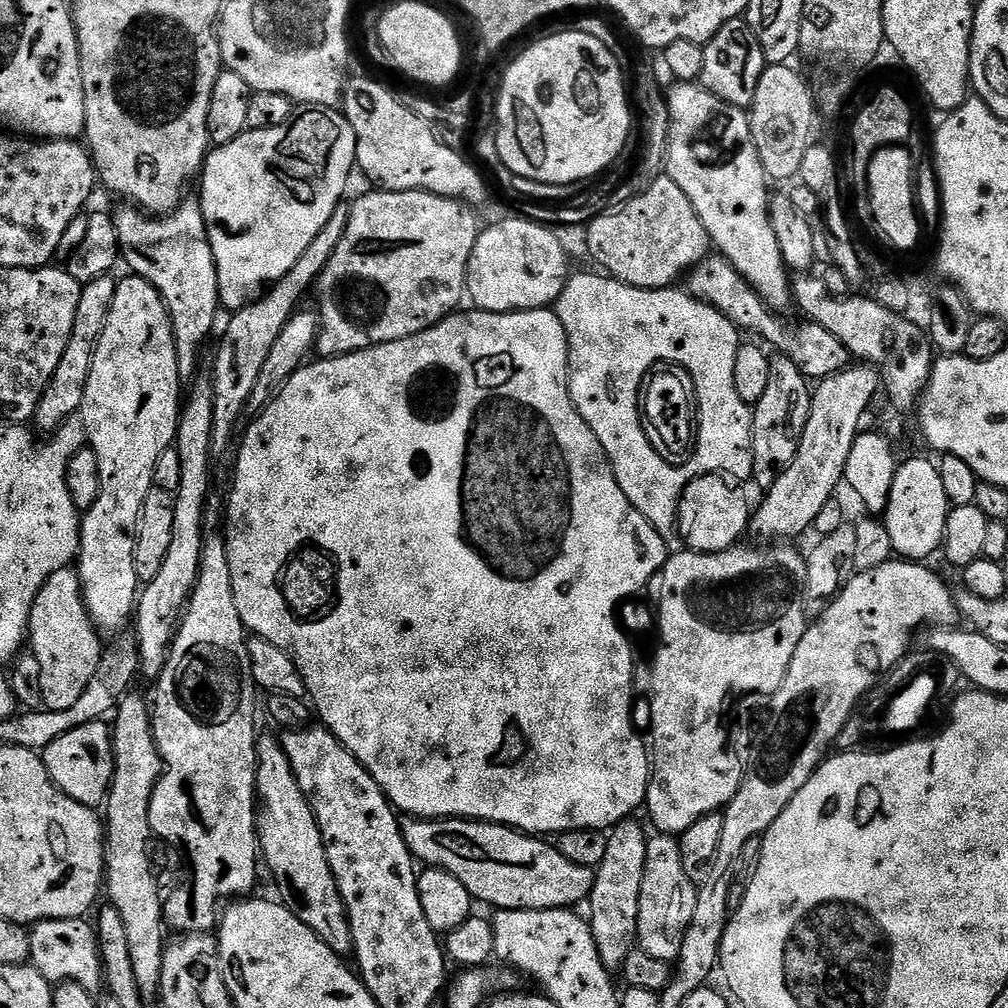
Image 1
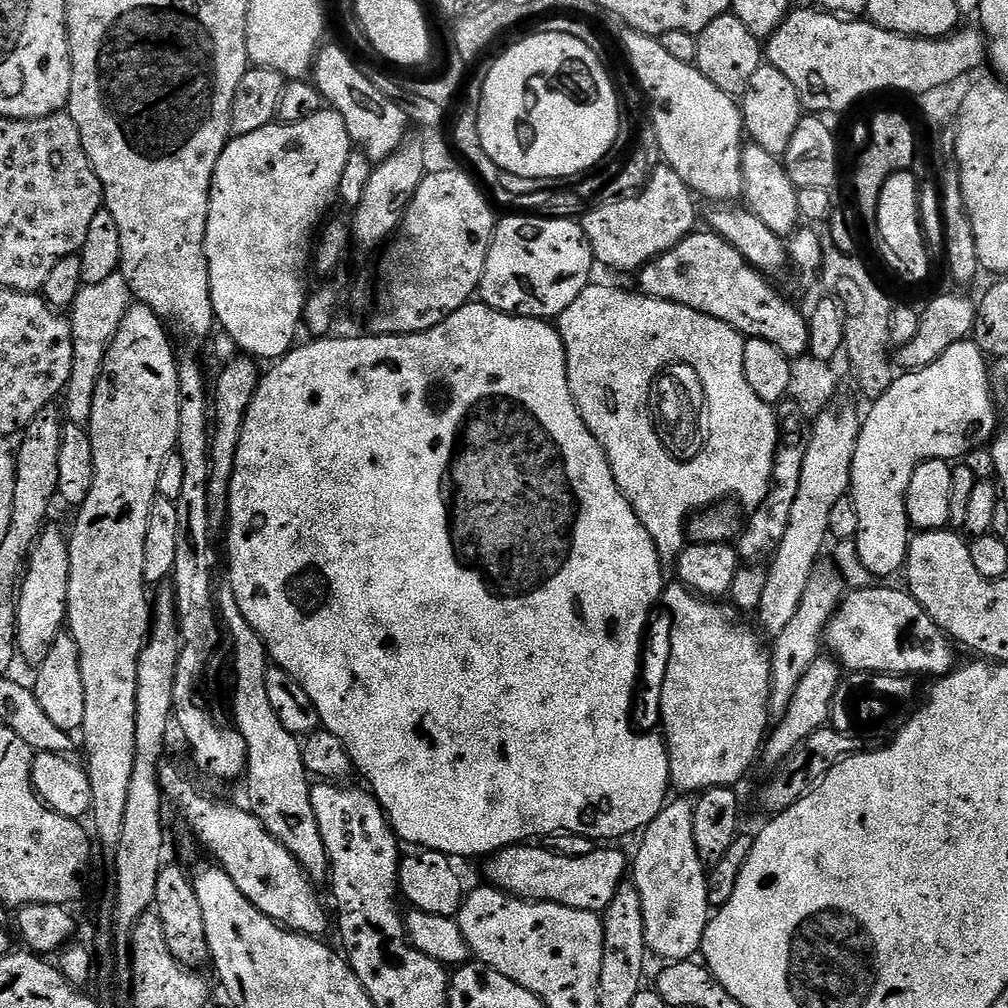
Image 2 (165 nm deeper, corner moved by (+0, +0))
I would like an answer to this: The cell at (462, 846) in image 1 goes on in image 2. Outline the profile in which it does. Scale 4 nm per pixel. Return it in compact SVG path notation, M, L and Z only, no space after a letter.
M525 842L493 852L483 864L484 876L488 879L485 881L511 896L599 913L603 913L610 902L614 902L614 894L618 894L620 885L625 883L630 872L629 857L624 857L616 846L598 846L582 858L566 858L562 854L554 854Z

